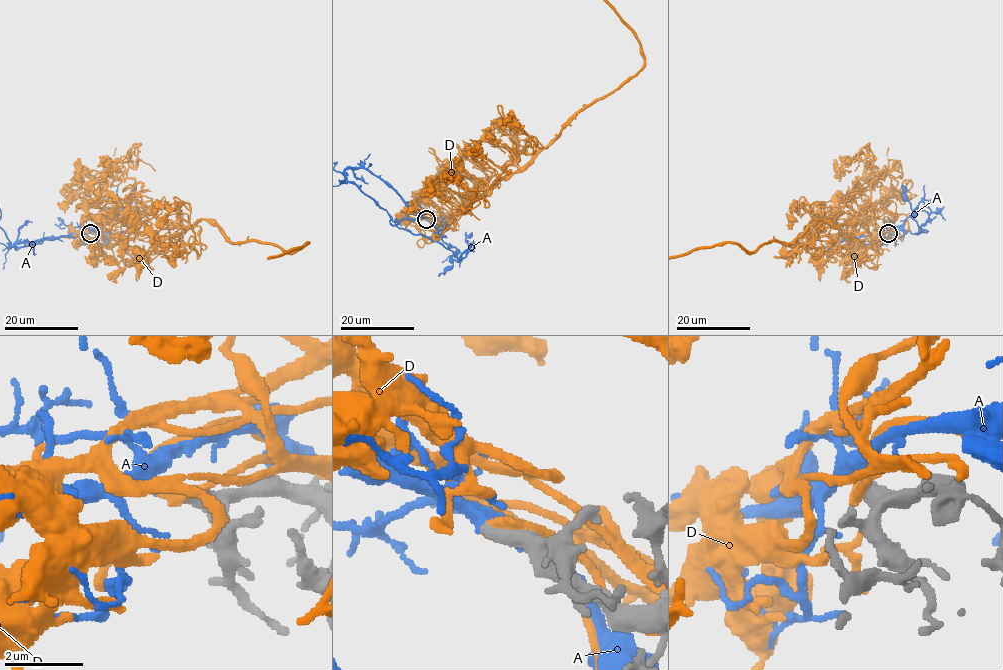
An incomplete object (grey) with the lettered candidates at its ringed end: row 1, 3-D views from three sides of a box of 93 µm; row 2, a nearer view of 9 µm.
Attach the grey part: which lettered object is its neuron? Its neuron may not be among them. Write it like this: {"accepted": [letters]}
{"accepted": []}

